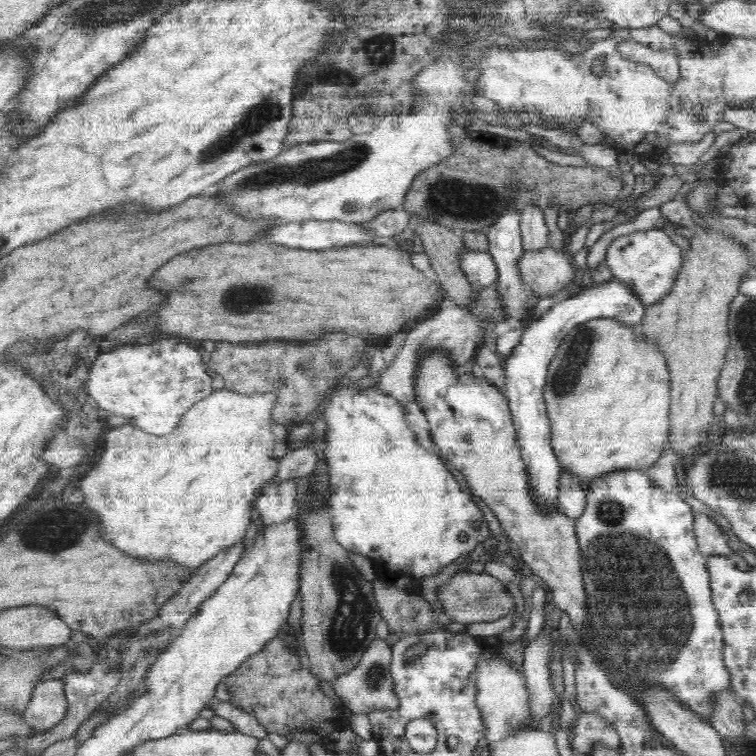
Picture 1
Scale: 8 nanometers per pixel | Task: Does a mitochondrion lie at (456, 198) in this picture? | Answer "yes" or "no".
yes

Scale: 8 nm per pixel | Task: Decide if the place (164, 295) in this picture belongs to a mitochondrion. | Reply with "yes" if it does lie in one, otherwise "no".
no

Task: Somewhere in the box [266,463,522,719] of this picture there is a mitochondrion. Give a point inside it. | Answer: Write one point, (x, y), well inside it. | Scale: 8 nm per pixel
(349, 623)

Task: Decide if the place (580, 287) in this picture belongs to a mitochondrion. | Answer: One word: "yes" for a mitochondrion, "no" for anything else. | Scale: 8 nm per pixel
no

